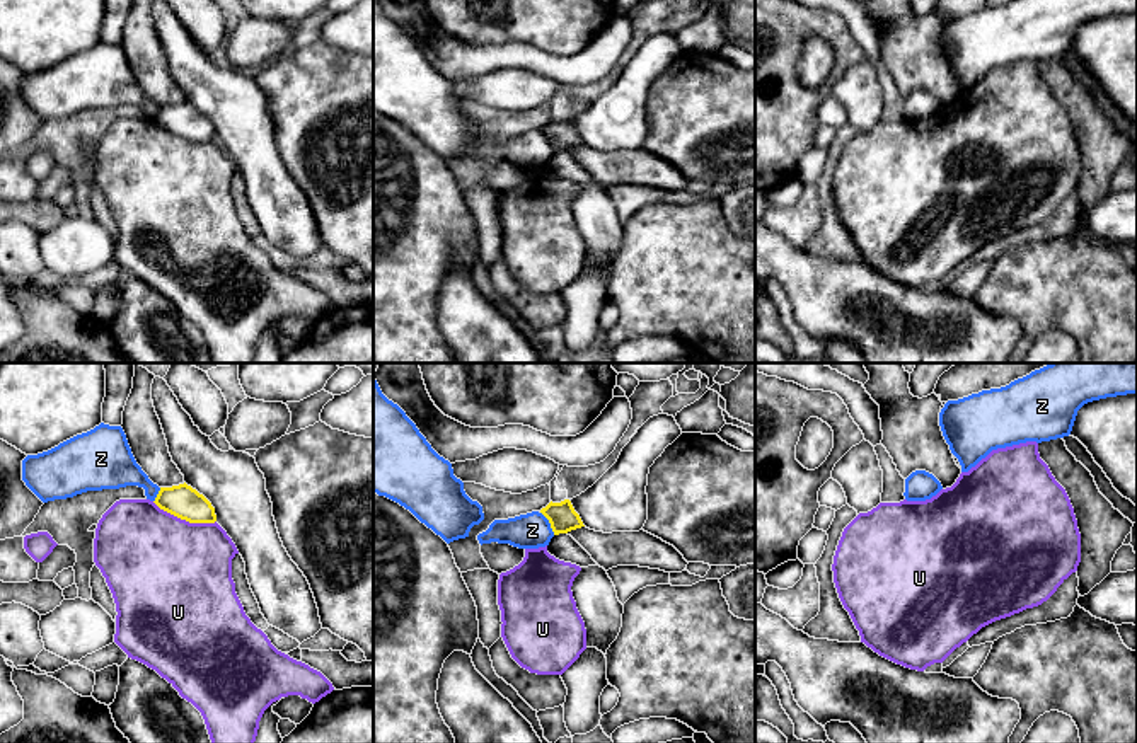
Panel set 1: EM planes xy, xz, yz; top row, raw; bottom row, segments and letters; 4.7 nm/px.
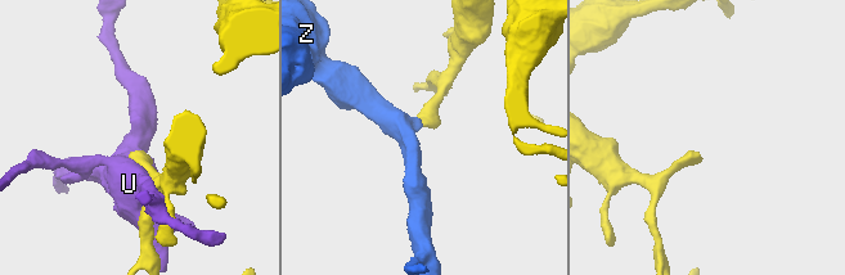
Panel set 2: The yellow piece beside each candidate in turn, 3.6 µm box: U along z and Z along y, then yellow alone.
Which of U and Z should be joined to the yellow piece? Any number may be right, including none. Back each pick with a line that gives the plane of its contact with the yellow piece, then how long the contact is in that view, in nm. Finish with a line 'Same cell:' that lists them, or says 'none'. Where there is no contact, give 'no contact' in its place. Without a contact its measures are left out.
Same cell: none

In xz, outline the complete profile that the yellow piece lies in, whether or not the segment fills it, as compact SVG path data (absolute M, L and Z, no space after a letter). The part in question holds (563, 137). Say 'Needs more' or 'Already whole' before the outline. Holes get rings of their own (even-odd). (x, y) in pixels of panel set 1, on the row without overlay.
Already whole. M569 118L549 121L540 131L549 138L554 153L568 152L585 145L580 133L574 130Z

